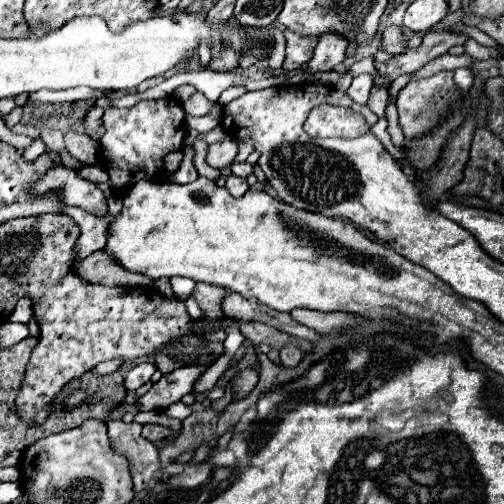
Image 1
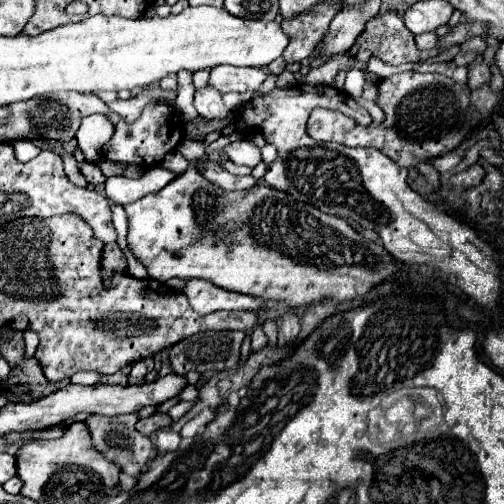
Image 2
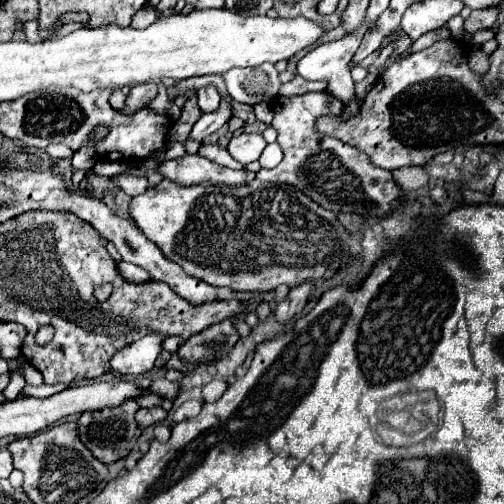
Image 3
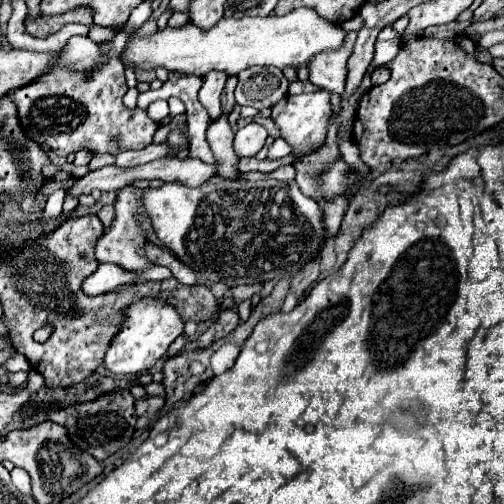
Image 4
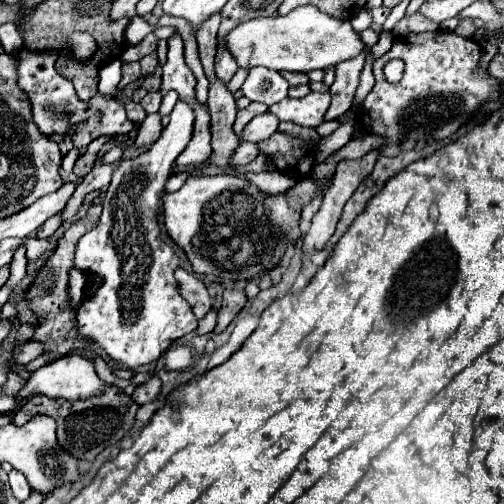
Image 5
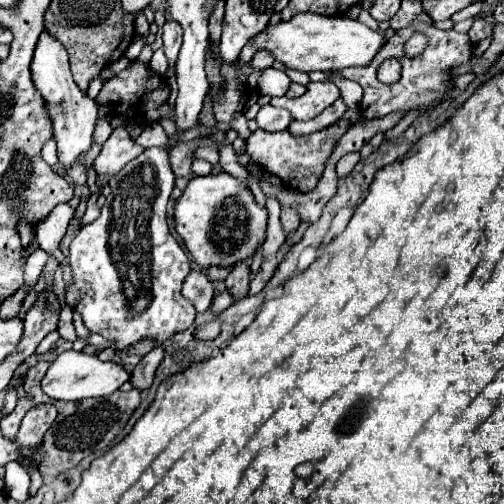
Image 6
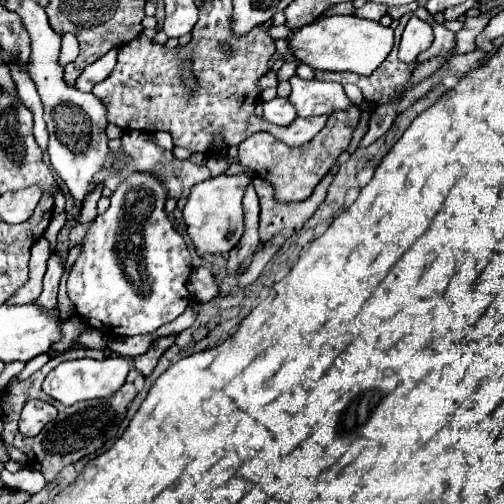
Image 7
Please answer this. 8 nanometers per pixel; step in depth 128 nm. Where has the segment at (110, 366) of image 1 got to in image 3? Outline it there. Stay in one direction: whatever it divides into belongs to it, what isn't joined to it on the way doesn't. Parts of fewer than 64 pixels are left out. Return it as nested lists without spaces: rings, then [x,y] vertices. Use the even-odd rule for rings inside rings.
[[[43,383],[42,385],[39,385],[39,386],[32,386],[32,385],[26,384],[26,386],[22,390],[22,393],[25,396],[31,396],[36,398],[46,398],[66,389],[67,387],[68,385],[65,383],[58,383],[55,385],[47,385]]]

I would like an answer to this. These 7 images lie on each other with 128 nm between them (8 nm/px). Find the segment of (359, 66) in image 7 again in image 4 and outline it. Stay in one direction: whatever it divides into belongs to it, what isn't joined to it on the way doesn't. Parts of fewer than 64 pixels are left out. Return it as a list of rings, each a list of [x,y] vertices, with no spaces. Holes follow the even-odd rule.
[[[296,8],[286,16],[220,18],[210,30],[202,30],[194,22],[188,22],[178,28],[166,26],[150,36],[132,36],[120,54],[120,60],[124,66],[132,64],[142,70],[166,68],[168,72],[194,76],[206,76],[210,70],[220,70],[234,76],[252,66],[306,66],[316,52],[338,48],[338,44],[344,42],[344,36],[346,32],[340,26],[320,18],[310,8]]]

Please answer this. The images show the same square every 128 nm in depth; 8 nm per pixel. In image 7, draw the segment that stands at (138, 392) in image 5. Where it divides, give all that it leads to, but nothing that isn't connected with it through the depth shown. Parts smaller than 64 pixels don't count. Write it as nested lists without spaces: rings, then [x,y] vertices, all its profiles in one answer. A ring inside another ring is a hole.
[[[166,336],[166,338],[160,338],[158,342],[152,344],[152,348],[142,354],[142,356],[136,356],[134,358],[134,368],[142,374],[142,376],[150,376],[152,370],[156,368],[158,364],[158,358],[164,354],[166,348],[170,348],[174,344],[174,336]]]

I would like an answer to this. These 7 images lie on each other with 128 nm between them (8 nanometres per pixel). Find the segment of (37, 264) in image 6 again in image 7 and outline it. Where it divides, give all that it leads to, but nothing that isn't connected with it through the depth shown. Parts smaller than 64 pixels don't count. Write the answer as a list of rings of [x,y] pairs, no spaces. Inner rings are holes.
[[[103,182],[96,184],[95,189],[88,195],[88,197],[84,201],[79,214],[74,217],[74,222],[76,222],[76,224],[89,223],[90,221],[95,219],[95,217],[98,215],[97,202],[102,197],[103,188]]]

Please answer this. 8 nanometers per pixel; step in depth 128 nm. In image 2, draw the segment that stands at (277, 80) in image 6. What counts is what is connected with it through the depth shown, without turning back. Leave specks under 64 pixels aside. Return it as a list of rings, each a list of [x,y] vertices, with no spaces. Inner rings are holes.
[[[216,66],[210,72],[208,86],[216,88],[218,92],[248,92],[260,88],[266,80],[264,68],[238,68],[238,66]]]

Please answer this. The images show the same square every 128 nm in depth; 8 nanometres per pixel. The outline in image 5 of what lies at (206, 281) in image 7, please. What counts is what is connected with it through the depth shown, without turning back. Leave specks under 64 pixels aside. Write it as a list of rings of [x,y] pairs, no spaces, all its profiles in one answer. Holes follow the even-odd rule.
[[[176,268],[174,278],[180,284],[180,294],[190,304],[192,312],[196,314],[196,318],[202,320],[206,316],[206,312],[210,310],[210,296],[208,296],[208,290],[206,290],[204,282],[198,280],[194,274],[188,274],[182,268]]]

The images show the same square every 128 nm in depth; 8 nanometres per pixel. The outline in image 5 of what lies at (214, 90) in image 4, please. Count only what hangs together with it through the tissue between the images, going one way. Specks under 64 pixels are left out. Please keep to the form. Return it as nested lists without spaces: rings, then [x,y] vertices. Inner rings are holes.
[[[218,44],[218,54],[216,54],[216,64],[214,64],[214,74],[220,82],[228,82],[234,72],[238,70],[236,60],[232,58],[232,54],[228,54],[228,50],[224,48],[224,44]]]

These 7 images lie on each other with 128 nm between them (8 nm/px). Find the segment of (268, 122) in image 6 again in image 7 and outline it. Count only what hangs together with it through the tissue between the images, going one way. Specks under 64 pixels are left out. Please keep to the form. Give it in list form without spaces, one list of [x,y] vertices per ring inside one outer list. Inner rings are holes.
[[[274,98],[270,102],[264,102],[262,118],[276,126],[288,126],[296,118],[296,110],[292,104],[288,104],[288,98]]]

